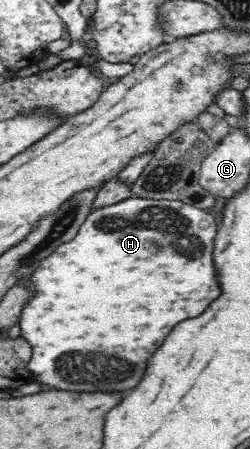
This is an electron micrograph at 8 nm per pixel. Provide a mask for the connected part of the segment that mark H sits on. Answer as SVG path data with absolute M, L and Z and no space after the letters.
M132 196L114 205L93 209L79 227L78 233L70 241L56 247L48 257L33 268L28 279L21 281L34 285L38 289L34 293L34 299L28 305L24 305L19 319L20 335L32 345L32 359L27 363L27 371L34 373L36 381L50 387L66 389L66 391L74 391L74 389L76 391L126 391L136 387L144 375L146 361L162 345L162 341L172 331L172 327L186 317L200 315L220 295L216 271L212 265L212 243L216 235L216 227L218 224L210 213L204 213L202 209L186 205L182 201L169 199L144 199Z

